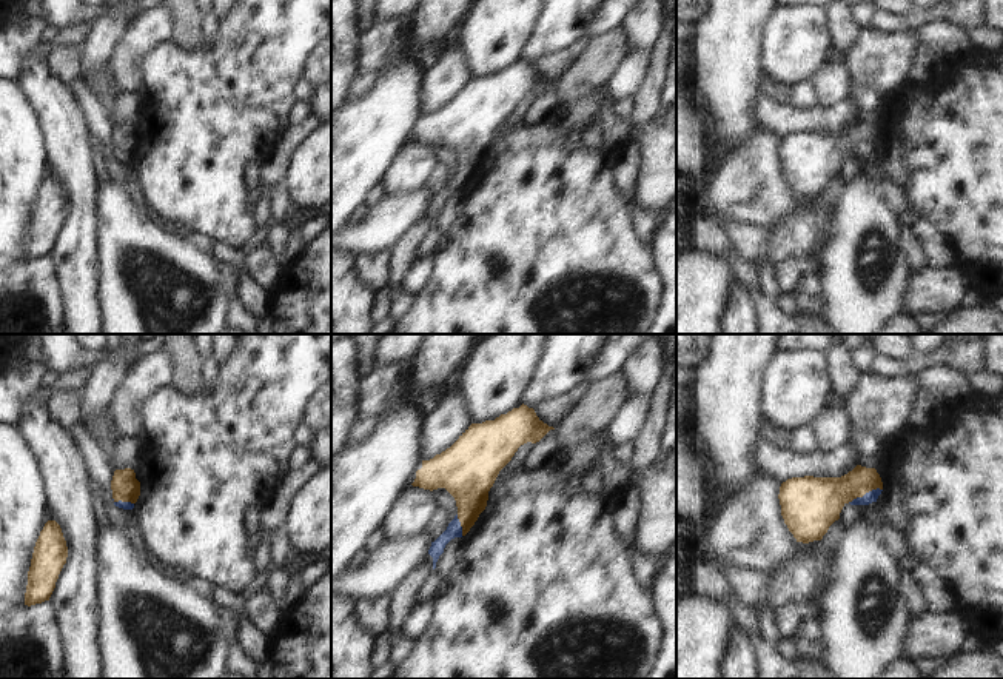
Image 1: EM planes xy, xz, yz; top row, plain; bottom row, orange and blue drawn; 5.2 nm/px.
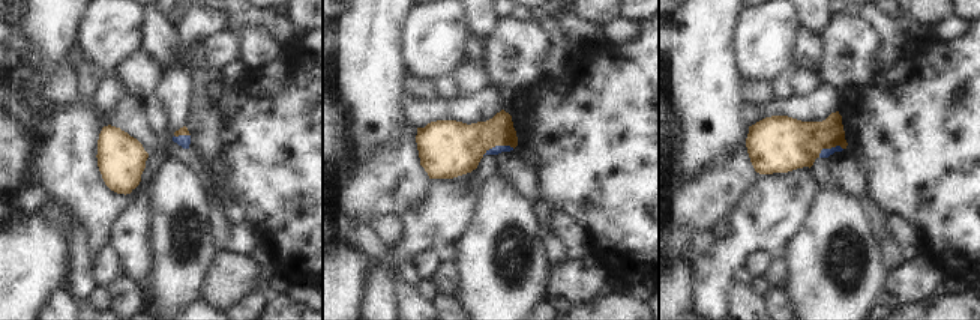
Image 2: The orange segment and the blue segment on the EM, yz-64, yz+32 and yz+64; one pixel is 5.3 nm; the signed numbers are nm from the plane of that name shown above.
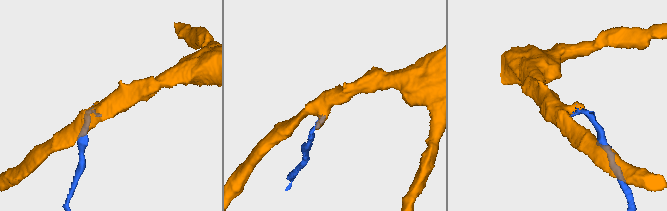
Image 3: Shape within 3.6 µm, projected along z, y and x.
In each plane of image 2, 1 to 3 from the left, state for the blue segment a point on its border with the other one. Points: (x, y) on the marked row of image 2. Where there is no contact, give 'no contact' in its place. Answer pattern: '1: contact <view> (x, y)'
1: contact yz-64 (182, 134)
2: contact yz+32 (497, 144)
3: contact yz+64 (829, 147)

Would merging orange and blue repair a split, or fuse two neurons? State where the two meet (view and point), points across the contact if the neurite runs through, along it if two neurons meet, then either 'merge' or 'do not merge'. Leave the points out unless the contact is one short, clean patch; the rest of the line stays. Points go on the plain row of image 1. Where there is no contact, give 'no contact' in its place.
contact yz (865, 148); way yz (818, 156), (831, 148), (865, 148), (871, 151); merge

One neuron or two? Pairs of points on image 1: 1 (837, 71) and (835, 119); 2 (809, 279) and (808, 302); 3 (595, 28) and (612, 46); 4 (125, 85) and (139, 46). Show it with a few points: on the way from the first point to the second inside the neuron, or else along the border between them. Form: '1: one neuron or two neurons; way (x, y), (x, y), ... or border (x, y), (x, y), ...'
1: two neurons; border (849, 94), (837, 102), (820, 103)
2: one neuron; way (809, 285), (808, 296)
3: two neurons; border (620, 26), (595, 36)
4: one neuron; way (125, 76), (125, 60), (130, 56)

